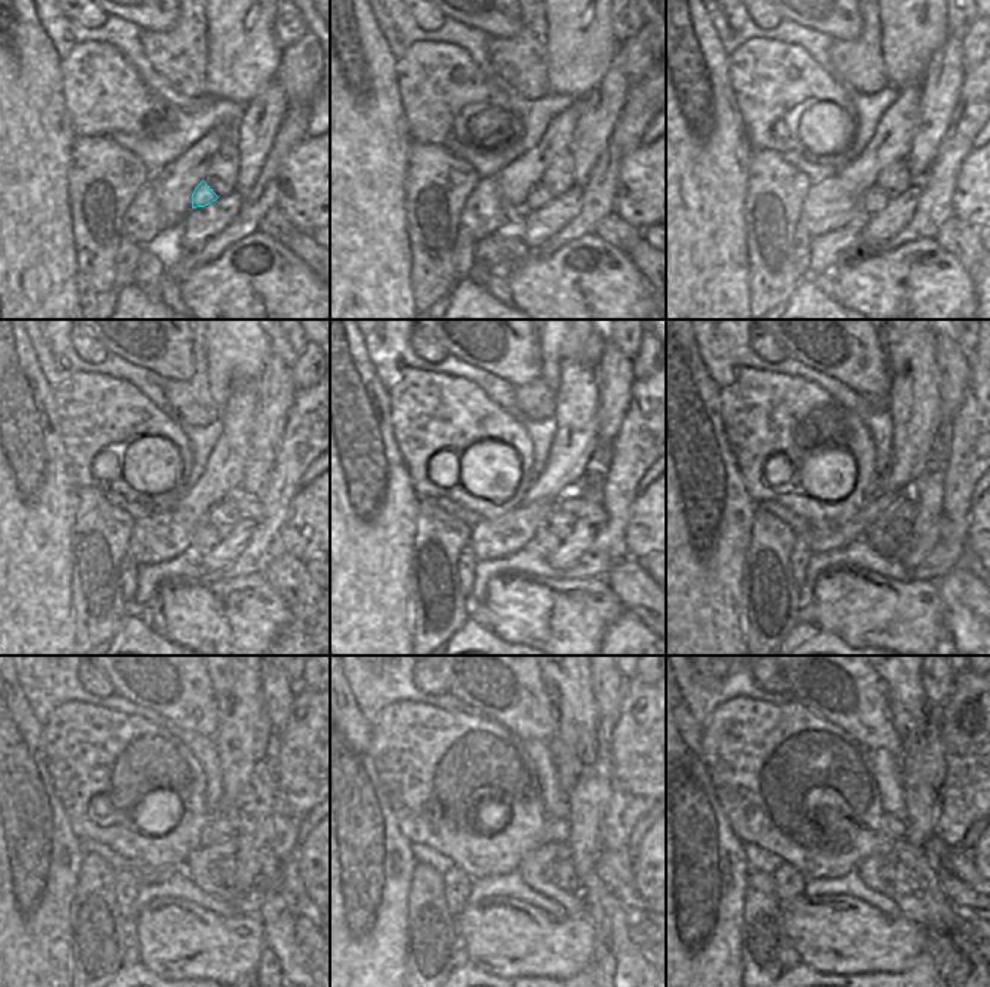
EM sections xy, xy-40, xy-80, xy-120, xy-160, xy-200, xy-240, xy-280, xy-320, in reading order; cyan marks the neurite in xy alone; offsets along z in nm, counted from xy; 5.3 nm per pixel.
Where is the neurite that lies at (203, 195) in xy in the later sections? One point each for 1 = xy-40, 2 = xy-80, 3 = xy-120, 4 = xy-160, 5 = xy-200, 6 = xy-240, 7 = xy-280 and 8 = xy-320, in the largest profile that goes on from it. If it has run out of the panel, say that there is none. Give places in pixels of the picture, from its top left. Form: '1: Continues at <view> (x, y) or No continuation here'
1: Continues at xy-40 (539, 197)
2: Continues at xy-80 (875, 200)
3: Continues at xy-120 (206, 537)
4: Continues at xy-160 (545, 540)
5: Continues at xy-200 (881, 540)
6: Continues at xy-240 (215, 876)
7: Continues at xy-280 (549, 870)
8: Continues at xy-320 (885, 870)

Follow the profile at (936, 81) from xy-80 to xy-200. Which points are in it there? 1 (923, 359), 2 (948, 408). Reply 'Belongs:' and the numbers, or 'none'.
Belongs: 2

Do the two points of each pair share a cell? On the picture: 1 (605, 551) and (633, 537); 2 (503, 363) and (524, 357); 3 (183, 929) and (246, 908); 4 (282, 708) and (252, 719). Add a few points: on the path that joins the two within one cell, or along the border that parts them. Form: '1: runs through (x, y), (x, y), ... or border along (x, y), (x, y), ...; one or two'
1: border along (632, 506), (624, 533), (627, 555); two
2: runs through (507, 359), (519, 357); one
3: border along (237, 914), (254, 915); two
4: border along (260, 680), (263, 708), (272, 726); two

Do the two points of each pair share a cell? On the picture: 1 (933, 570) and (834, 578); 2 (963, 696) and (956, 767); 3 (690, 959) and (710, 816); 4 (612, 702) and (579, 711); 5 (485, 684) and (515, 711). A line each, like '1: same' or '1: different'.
1: different
2: same
3: same
4: different
5: same

